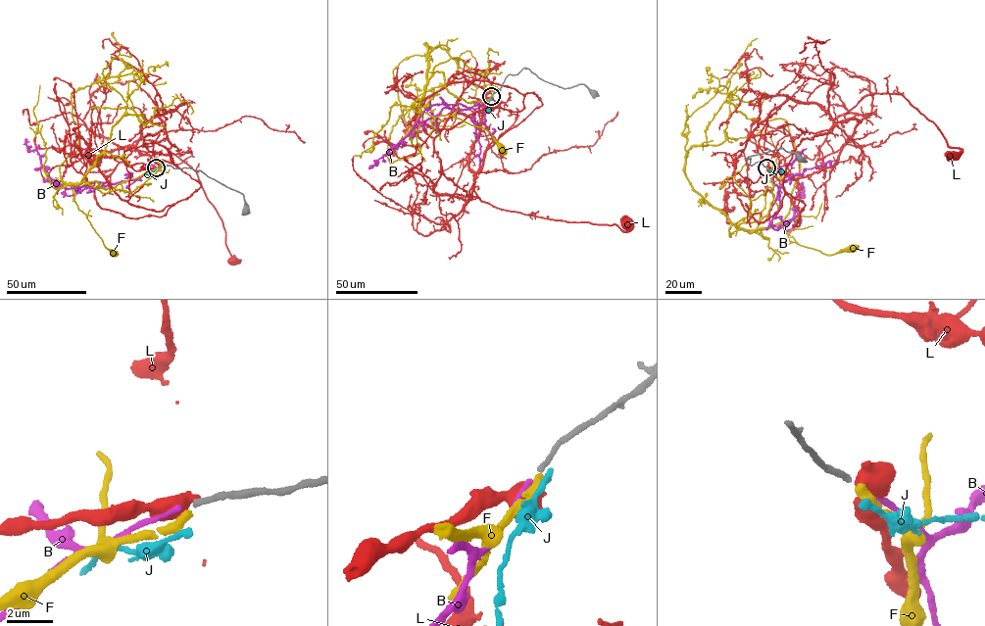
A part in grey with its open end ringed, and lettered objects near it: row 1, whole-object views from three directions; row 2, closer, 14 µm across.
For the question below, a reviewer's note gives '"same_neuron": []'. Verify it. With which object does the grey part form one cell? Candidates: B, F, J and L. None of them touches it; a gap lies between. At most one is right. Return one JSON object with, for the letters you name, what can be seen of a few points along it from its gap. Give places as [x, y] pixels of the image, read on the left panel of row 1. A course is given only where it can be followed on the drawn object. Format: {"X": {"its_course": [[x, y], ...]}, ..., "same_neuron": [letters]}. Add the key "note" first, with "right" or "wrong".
{"note": "wrong", "B": {"its_course": [[155, 168], [136, 180], [67, 188], [50, 177], [38, 152], [29, 150], [25, 138]]}, "same_neuron": ["B"]}

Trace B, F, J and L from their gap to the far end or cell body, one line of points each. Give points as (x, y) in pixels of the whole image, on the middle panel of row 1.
B: (491, 96), (475, 109), (461, 104), (431, 105), (411, 132), (369, 168)
F: (491, 96), (466, 102), (449, 93), (436, 72), (420, 108), (481, 126), (500, 146)
J: (492, 96), (487, 112)
L: (491, 97), (457, 109), (434, 139), (434, 192), (467, 200), (472, 187), (511, 211), (625, 231), (624, 222)

